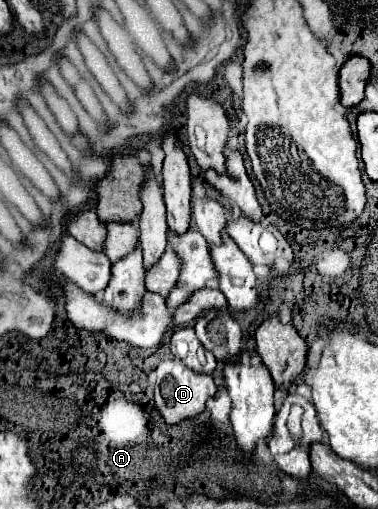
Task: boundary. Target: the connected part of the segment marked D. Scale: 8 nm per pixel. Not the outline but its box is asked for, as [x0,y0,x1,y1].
[154,359,216,425]

